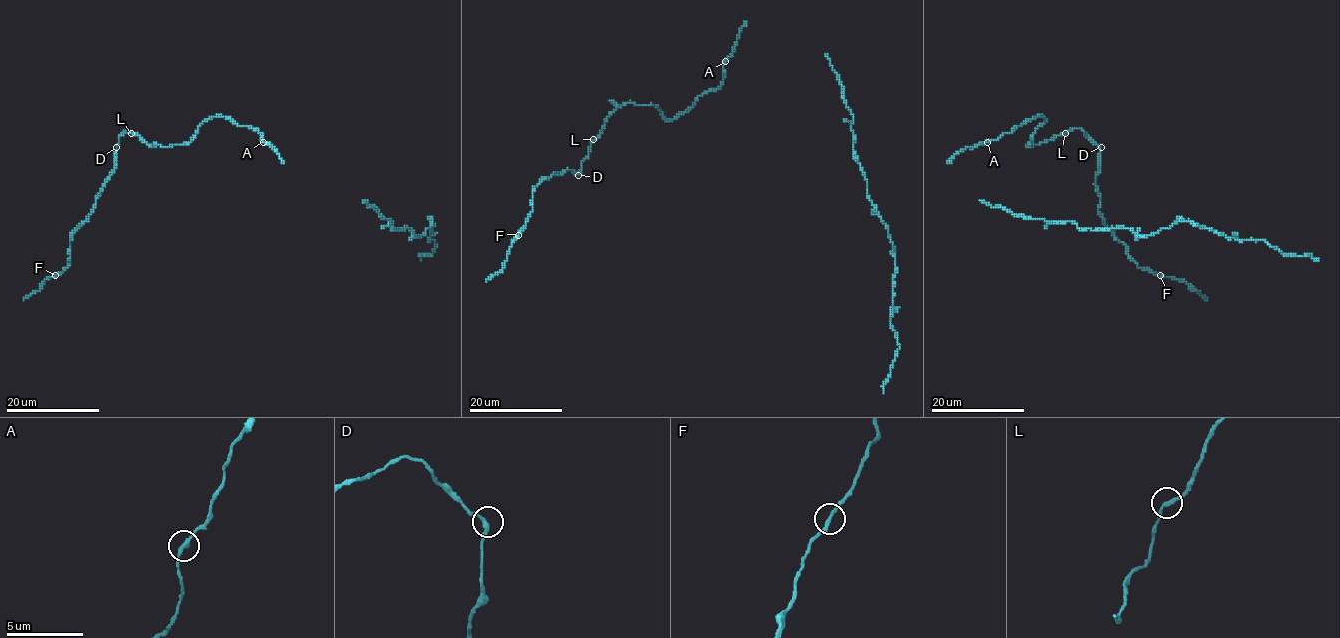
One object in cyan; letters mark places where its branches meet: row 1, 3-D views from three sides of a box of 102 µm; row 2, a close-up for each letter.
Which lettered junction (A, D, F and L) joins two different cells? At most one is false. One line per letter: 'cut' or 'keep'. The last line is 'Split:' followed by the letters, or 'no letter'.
A: cut
D: keep
F: keep
L: keep
Split: A

